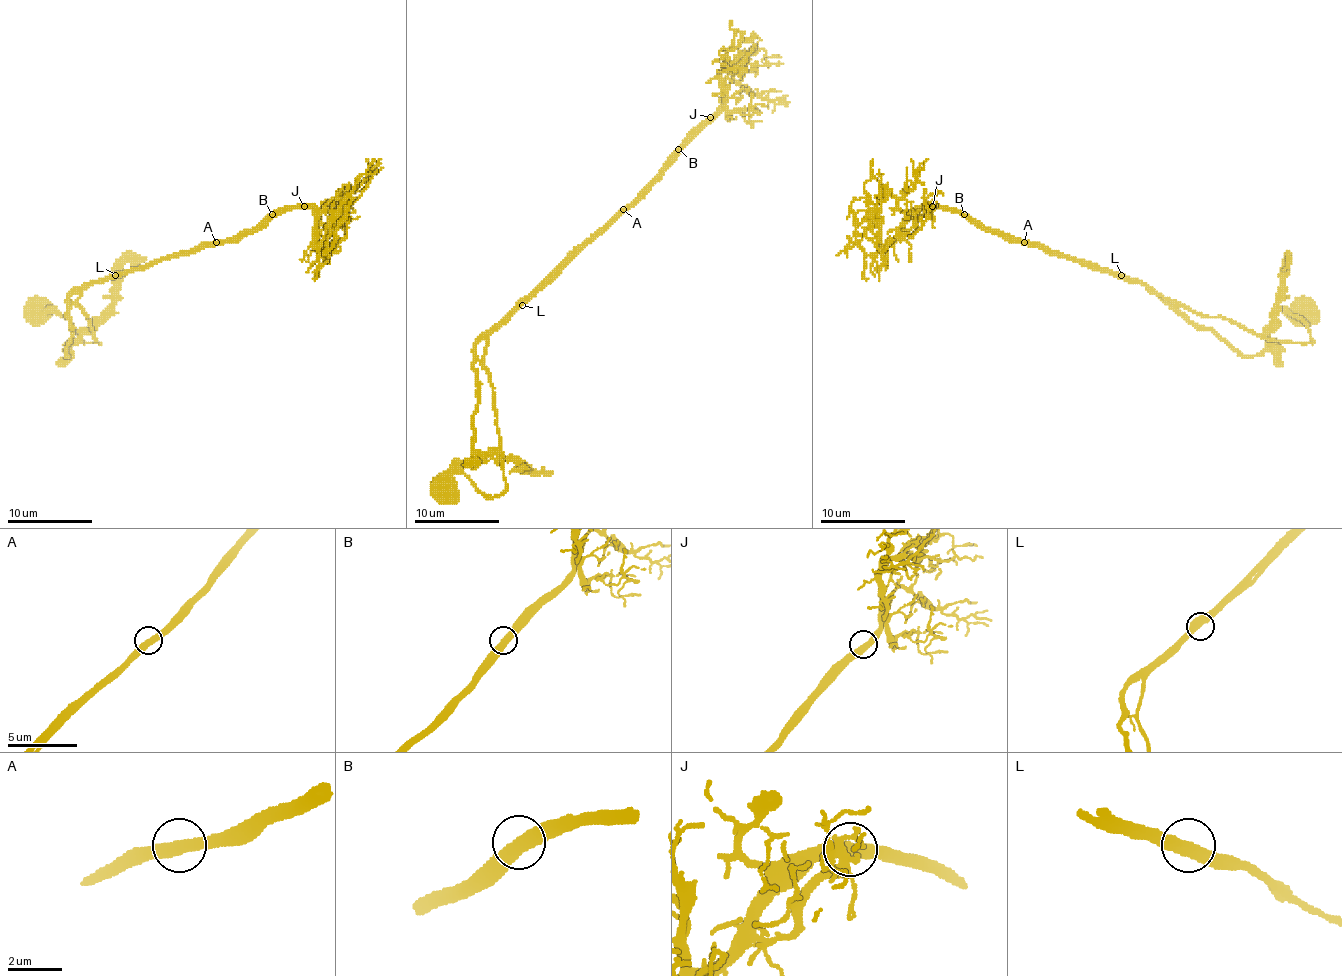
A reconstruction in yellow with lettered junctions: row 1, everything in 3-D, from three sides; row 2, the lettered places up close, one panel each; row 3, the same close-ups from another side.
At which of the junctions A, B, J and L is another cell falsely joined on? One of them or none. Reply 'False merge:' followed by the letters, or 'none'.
False merge: none

